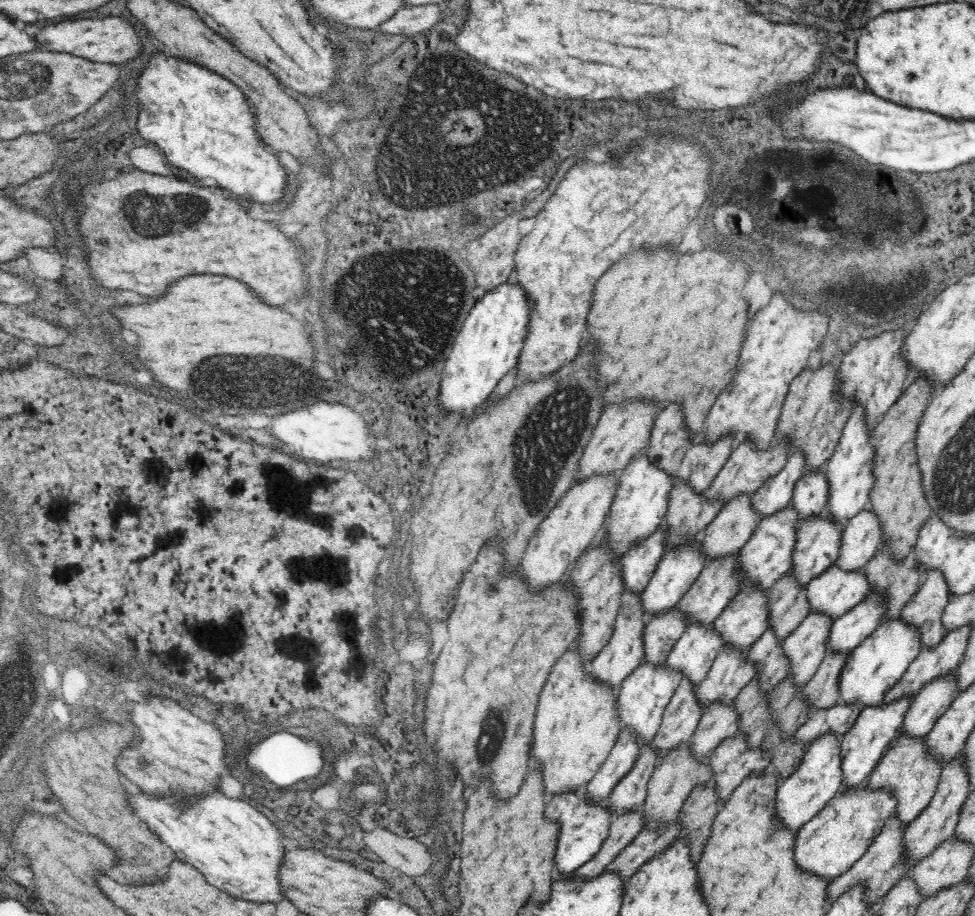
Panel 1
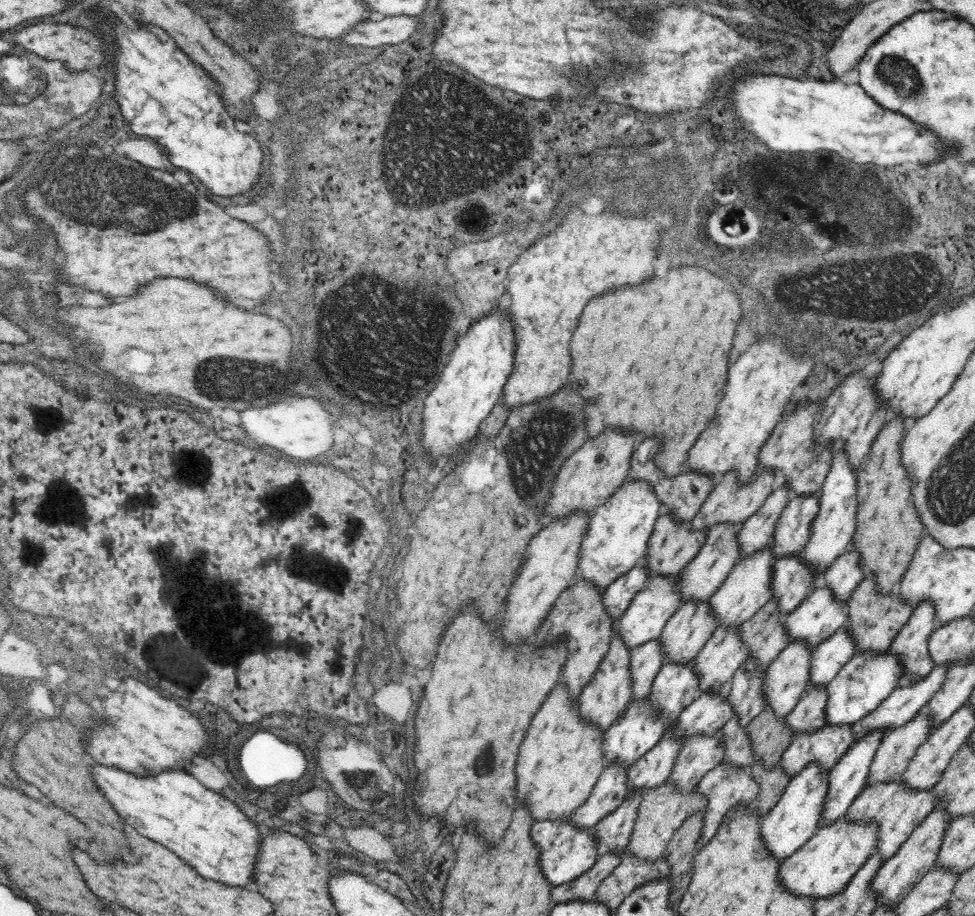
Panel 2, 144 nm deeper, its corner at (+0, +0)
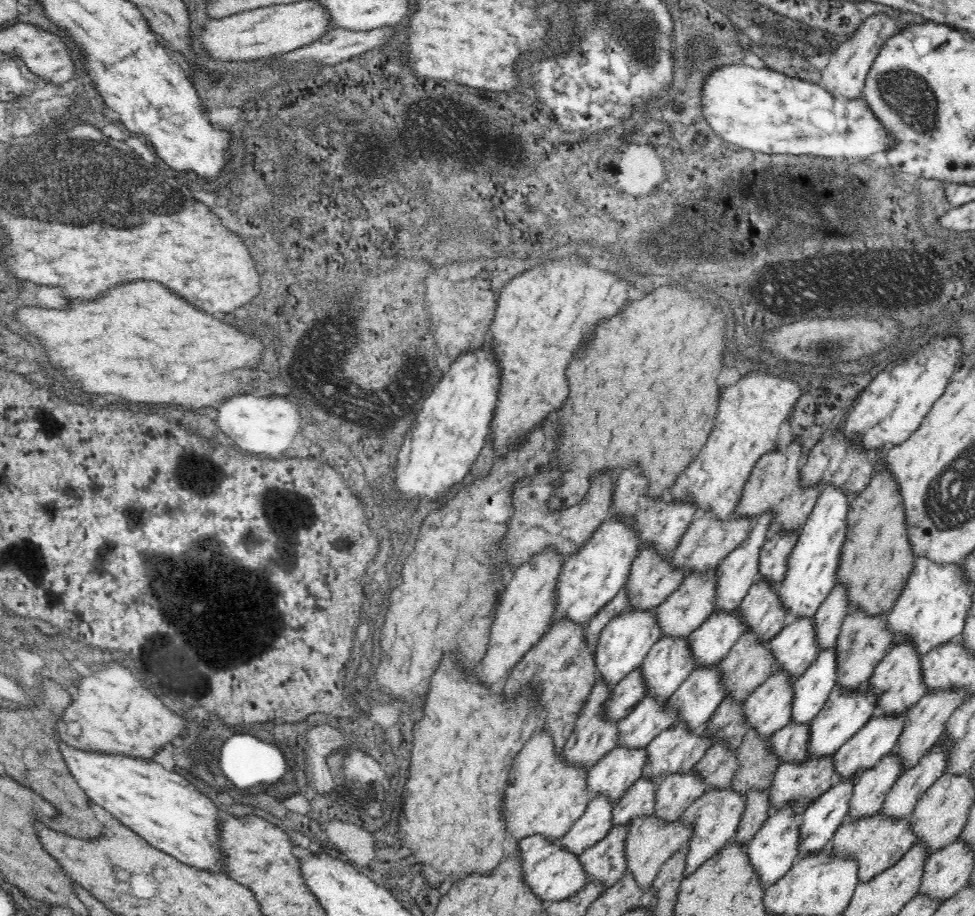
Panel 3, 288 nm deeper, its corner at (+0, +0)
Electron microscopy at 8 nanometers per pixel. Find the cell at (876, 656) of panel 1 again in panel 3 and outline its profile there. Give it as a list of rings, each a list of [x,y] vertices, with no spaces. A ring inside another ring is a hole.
[[[868,680],[856,688],[844,688],[842,684],[834,684],[832,692],[824,704],[824,708],[816,714],[816,718],[812,720],[812,738],[810,738],[810,754],[818,754],[818,756],[828,756],[838,752],[872,716],[878,714],[878,688]]]

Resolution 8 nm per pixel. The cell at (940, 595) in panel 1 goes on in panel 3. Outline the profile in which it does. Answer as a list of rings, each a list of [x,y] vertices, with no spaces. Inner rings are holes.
[[[902,638],[898,640],[888,654],[882,658],[882,662],[876,666],[874,676],[870,678],[870,682],[878,688],[880,700],[878,700],[878,712],[880,714],[900,714],[906,708],[914,708],[918,704],[918,700],[928,692],[928,684],[926,678],[922,674],[922,656],[918,646],[914,644],[912,638]]]

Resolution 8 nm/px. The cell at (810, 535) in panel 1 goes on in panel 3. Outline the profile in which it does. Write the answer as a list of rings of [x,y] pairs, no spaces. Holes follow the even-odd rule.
[[[760,574],[740,606],[746,628],[756,630],[764,642],[772,642],[772,638],[792,620],[788,608],[780,602],[780,588],[782,582],[774,582]]]

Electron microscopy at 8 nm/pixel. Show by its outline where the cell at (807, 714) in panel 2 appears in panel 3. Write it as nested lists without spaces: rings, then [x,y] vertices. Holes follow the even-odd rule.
[[[790,720],[782,730],[772,736],[772,750],[780,756],[780,762],[800,762],[810,750],[812,722]]]

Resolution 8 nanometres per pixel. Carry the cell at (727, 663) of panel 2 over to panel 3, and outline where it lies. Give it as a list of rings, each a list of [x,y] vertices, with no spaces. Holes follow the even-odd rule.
[[[718,662],[708,668],[696,666],[672,694],[670,702],[678,706],[680,720],[688,720],[692,728],[698,728],[712,720],[712,714],[718,710],[726,694],[722,662]]]

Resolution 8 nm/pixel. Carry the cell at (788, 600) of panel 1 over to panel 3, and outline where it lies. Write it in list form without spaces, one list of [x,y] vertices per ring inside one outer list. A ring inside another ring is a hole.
[[[748,628],[722,660],[726,692],[732,692],[738,700],[746,702],[748,696],[772,676],[774,666],[776,654],[772,654],[770,642],[764,642],[756,630]]]

